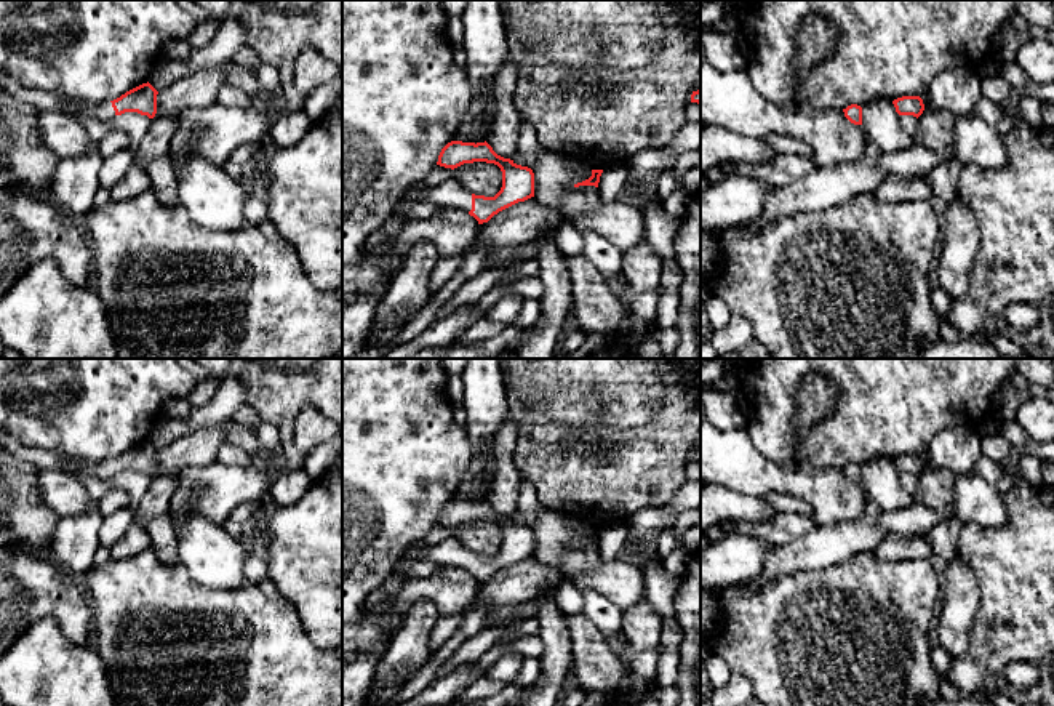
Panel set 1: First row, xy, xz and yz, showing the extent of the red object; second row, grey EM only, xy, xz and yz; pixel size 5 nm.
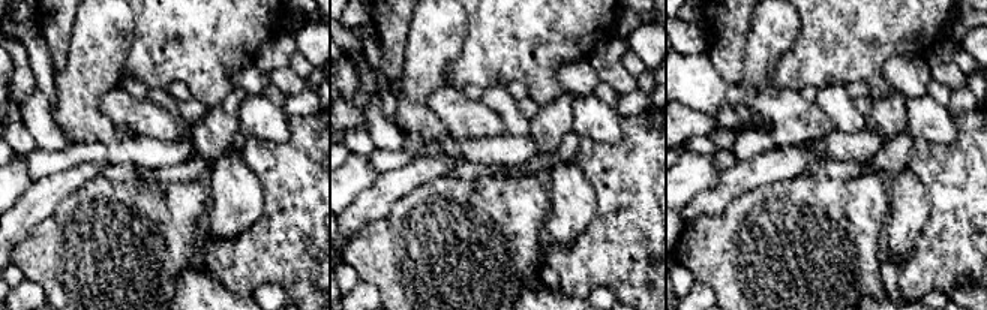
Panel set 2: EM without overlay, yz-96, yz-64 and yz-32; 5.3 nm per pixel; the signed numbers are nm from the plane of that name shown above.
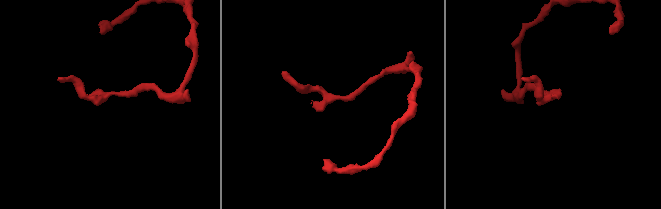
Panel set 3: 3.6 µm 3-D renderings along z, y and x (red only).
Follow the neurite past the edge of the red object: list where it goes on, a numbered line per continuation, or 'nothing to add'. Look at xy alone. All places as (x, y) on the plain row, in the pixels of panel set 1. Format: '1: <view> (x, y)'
1: xy (104, 469)

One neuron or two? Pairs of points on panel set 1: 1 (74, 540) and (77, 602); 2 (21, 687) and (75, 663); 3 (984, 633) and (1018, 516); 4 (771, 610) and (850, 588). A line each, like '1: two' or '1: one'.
1: two
2: one
3: one
4: one

